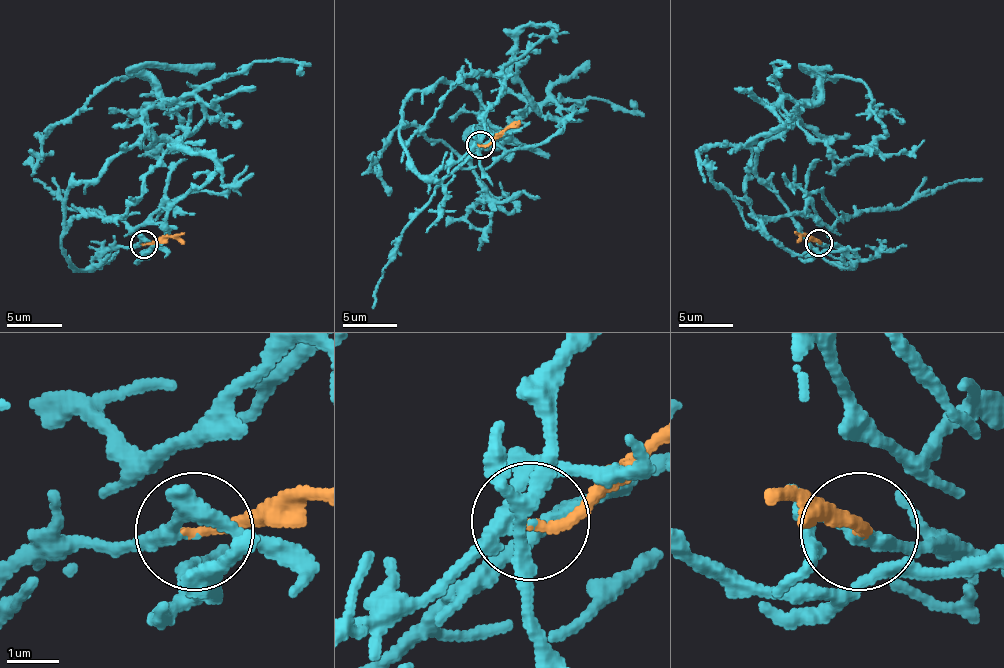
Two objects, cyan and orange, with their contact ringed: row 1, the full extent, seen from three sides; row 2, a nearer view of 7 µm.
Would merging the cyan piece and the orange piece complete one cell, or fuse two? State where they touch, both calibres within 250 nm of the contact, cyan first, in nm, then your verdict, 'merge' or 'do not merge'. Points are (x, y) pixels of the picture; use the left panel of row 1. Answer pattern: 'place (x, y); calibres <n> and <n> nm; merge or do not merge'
place (144, 244); calibres 190 and 200 nm; merge

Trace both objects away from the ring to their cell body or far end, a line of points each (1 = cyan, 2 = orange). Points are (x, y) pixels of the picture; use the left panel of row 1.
1: (144, 245), (89, 270), (61, 245), (64, 197), (164, 100), (139, 72), (178, 117), (153, 153), (141, 139)
2: (144, 245), (153, 245), (169, 236), (183, 245)

